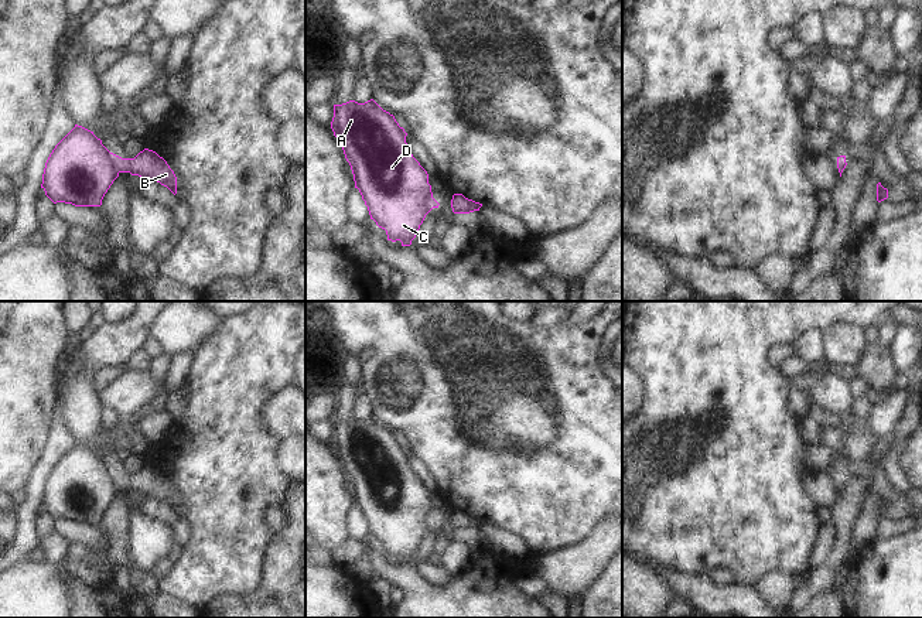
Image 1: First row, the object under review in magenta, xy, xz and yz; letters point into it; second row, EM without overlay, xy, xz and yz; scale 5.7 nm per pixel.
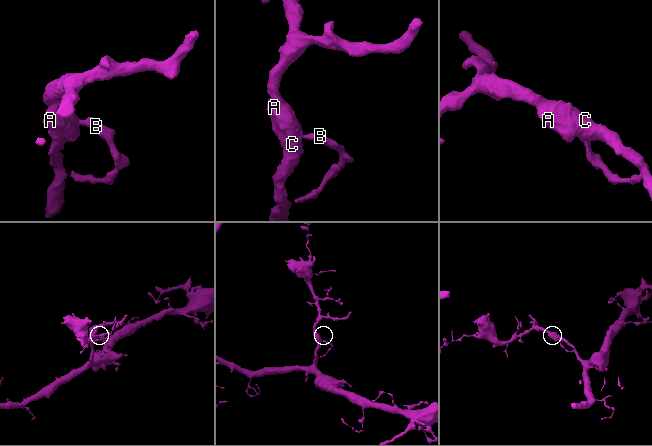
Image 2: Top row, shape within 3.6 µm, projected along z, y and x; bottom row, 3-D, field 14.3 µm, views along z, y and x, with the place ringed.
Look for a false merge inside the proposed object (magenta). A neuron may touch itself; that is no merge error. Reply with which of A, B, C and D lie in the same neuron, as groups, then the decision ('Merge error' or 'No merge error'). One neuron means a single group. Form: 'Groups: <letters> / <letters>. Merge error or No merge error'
Groups: A C D / B. Merge error.

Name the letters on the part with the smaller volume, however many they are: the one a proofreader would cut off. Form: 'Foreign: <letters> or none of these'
Foreign: B

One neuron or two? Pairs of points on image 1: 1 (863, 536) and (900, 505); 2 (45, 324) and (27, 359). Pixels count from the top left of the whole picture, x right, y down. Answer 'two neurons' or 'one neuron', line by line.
1: one neuron
2: one neuron

